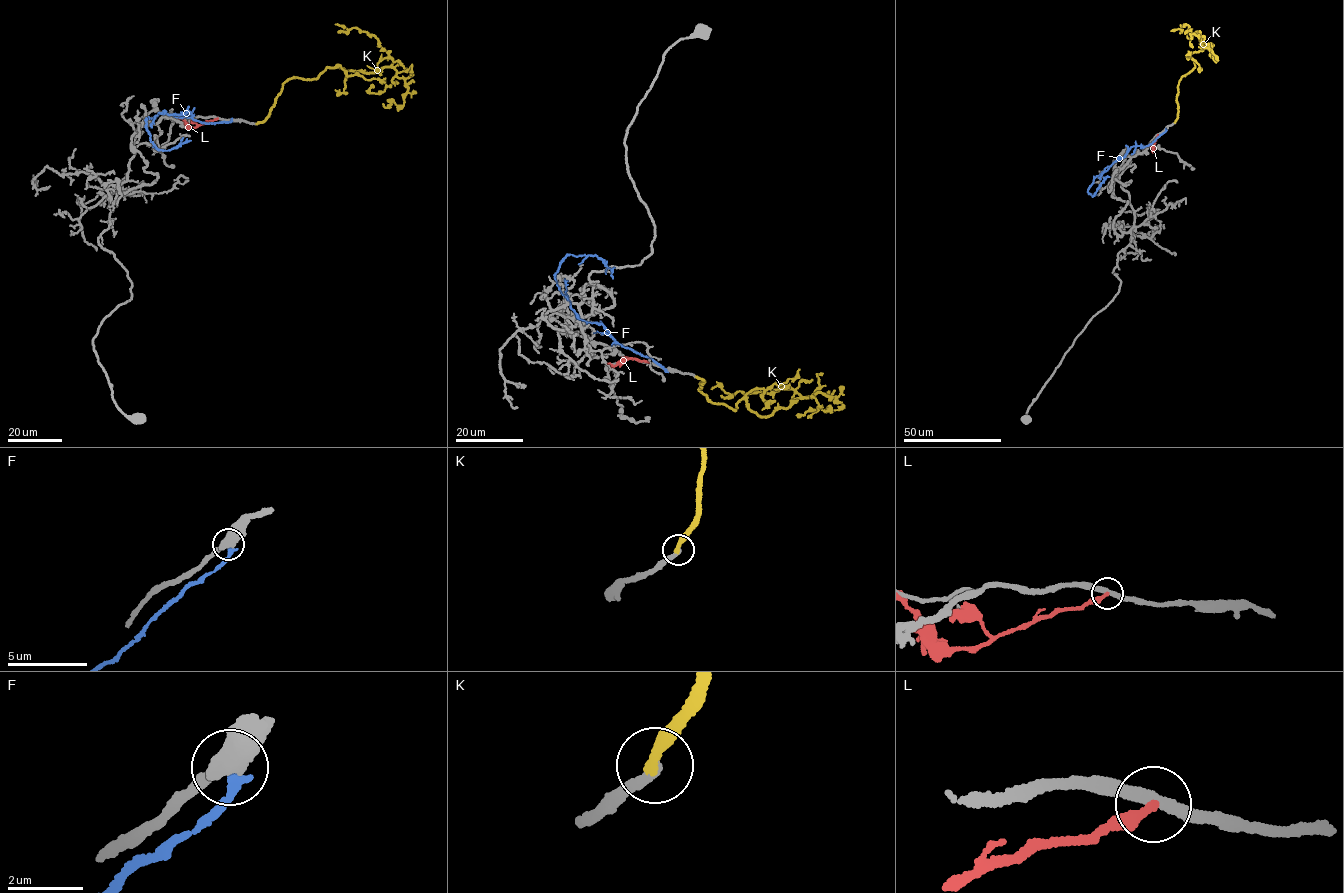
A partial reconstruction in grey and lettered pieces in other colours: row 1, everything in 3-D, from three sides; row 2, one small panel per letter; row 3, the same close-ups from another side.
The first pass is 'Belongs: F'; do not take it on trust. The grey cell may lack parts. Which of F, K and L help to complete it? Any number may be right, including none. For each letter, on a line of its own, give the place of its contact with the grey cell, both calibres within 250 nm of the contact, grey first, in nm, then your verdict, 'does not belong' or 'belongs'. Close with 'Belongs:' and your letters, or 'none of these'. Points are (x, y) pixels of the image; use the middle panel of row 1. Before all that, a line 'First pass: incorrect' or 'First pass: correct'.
First pass: incorrect
F: (666, 371) | 360/340 nm | does not belong
K: (696, 376) | 280/360 nm | does not belong
L: (648, 362) | 320/280 nm | does not belong
Belongs: none of these

